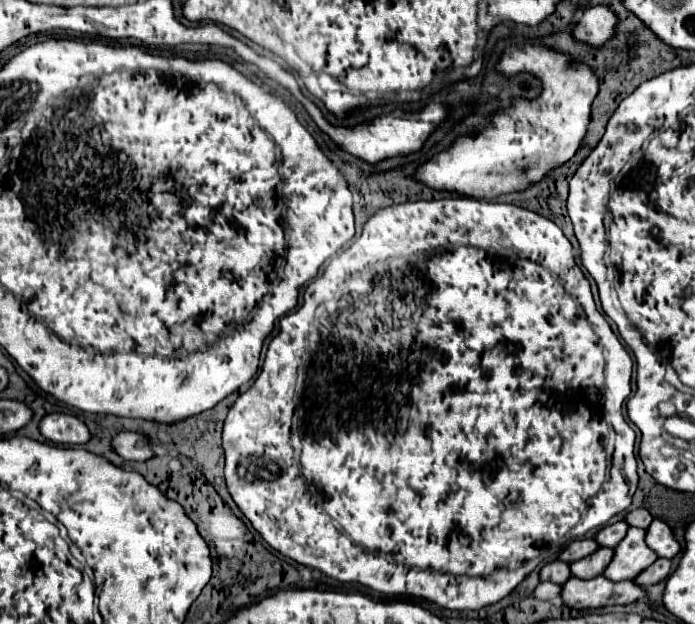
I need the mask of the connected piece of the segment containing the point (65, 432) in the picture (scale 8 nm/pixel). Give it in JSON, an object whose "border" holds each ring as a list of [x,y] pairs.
{"border":[[[47,414],[41,424],[39,424],[41,434],[55,442],[55,444],[87,444],[91,440],[91,432],[87,430],[87,426],[77,418],[77,416],[69,416],[69,414]]]}

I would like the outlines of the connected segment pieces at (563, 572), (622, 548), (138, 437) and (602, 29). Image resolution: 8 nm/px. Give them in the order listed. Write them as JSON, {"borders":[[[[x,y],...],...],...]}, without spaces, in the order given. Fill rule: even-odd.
{"borders":[[[[563,560],[549,562],[541,570],[541,580],[551,580],[551,582],[557,582],[557,584],[565,584],[569,578],[571,578],[571,570],[569,570],[569,564],[563,562]]],[[[629,528],[627,536],[615,546],[615,556],[605,570],[605,578],[619,582],[627,578],[637,578],[645,568],[649,568],[659,556],[645,542],[643,528]]],[[[121,432],[121,434],[117,434],[113,438],[113,448],[125,460],[135,460],[135,462],[145,462],[145,460],[155,456],[149,436],[139,434],[139,432]]],[[[591,6],[575,26],[575,38],[591,46],[601,46],[605,38],[613,36],[613,12],[607,6]]]]}

